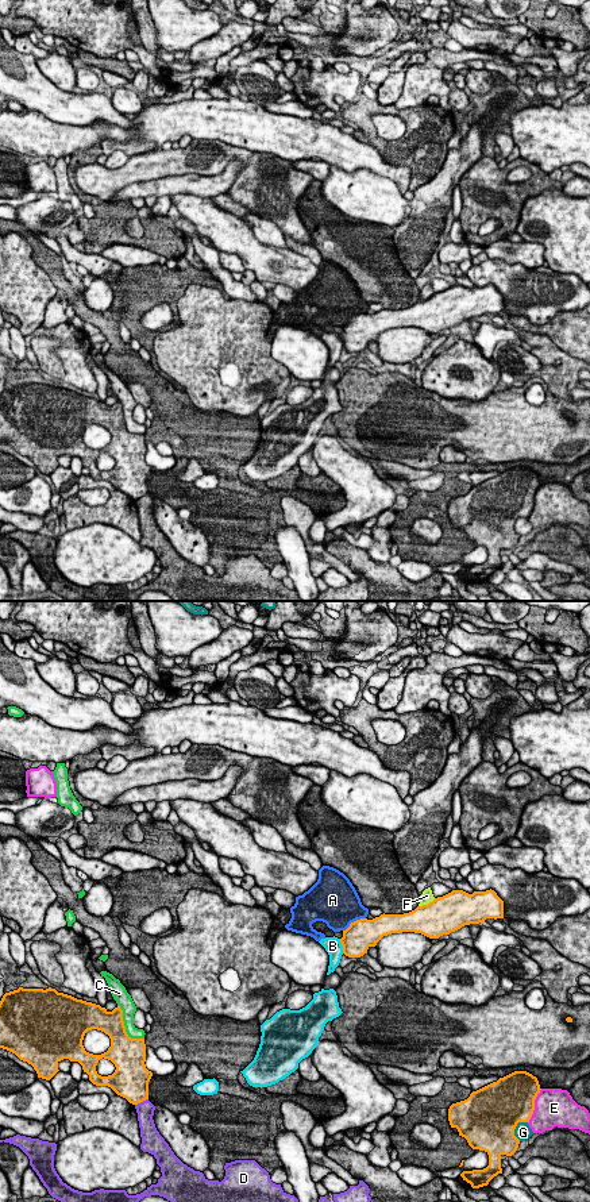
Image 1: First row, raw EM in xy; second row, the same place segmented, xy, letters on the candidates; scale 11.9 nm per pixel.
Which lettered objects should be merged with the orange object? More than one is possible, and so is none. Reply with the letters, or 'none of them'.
none of them

